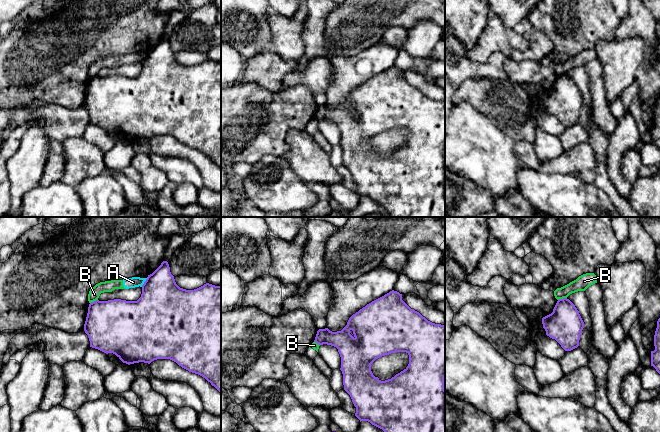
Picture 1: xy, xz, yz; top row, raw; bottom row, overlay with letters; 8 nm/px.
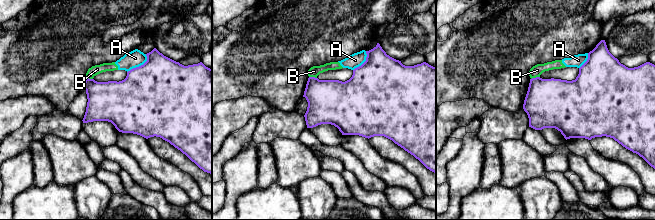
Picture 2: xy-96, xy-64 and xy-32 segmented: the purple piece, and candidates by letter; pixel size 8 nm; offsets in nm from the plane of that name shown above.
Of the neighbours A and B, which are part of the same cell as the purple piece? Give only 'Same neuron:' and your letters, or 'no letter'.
Same neuron: no letter

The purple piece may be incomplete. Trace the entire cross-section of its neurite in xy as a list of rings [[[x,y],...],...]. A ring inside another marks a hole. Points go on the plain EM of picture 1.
[[[167,37],[148,51],[137,77],[114,75],[90,79],[84,107],[90,123],[106,130],[113,129],[123,139],[150,140],[157,135],[170,135],[189,148],[202,152],[221,169],[221,62],[206,59],[194,66],[180,64]]]

